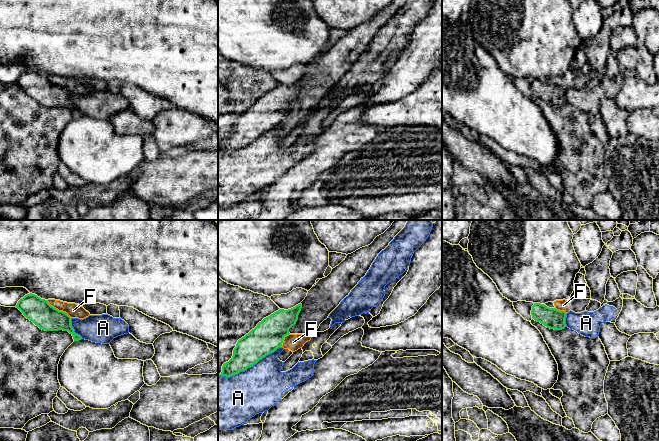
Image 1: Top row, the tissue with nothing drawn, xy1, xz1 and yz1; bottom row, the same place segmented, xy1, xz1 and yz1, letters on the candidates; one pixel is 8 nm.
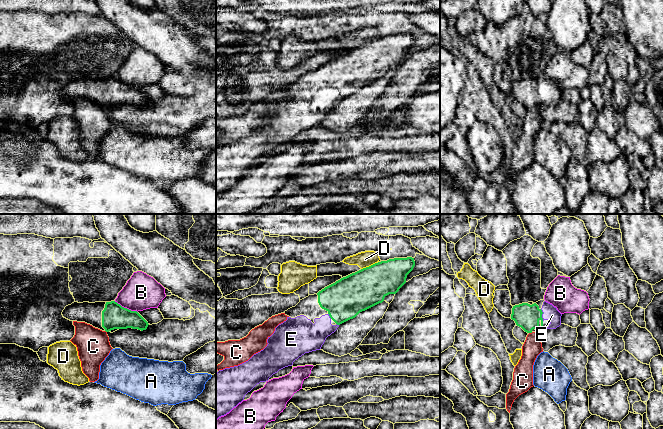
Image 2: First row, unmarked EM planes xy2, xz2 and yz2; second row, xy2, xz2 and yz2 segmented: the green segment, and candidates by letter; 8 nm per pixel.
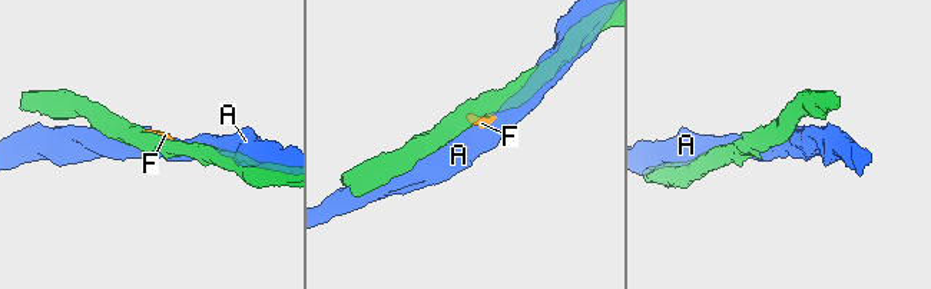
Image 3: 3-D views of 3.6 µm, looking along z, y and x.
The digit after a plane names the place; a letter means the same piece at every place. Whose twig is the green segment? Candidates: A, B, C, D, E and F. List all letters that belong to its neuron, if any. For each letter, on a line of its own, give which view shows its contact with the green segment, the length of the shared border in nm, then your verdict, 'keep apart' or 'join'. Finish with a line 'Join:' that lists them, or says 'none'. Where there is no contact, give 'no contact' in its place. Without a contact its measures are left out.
A: xz1 | 550 nm | keep apart
B: xy2 | 220 nm | keep apart
C: yz2 | 30 nm | keep apart
D: xz2 | 140 nm | keep apart
E: yz2 | 100 nm | join
F: xy1 | 240 nm | keep apart
Join: E

